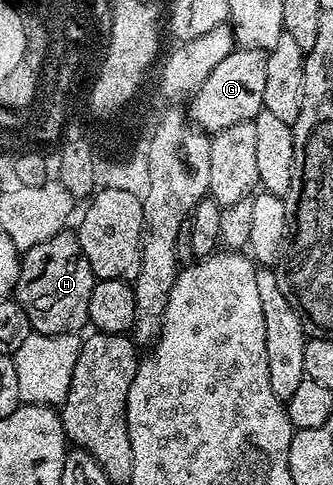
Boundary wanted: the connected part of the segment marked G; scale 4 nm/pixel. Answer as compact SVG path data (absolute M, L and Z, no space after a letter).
M239 47L230 52L224 62L216 65L216 70L204 78L202 85L189 97L188 116L197 127L207 134L223 132L228 126L252 122L264 111L264 70L266 52L257 48Z

